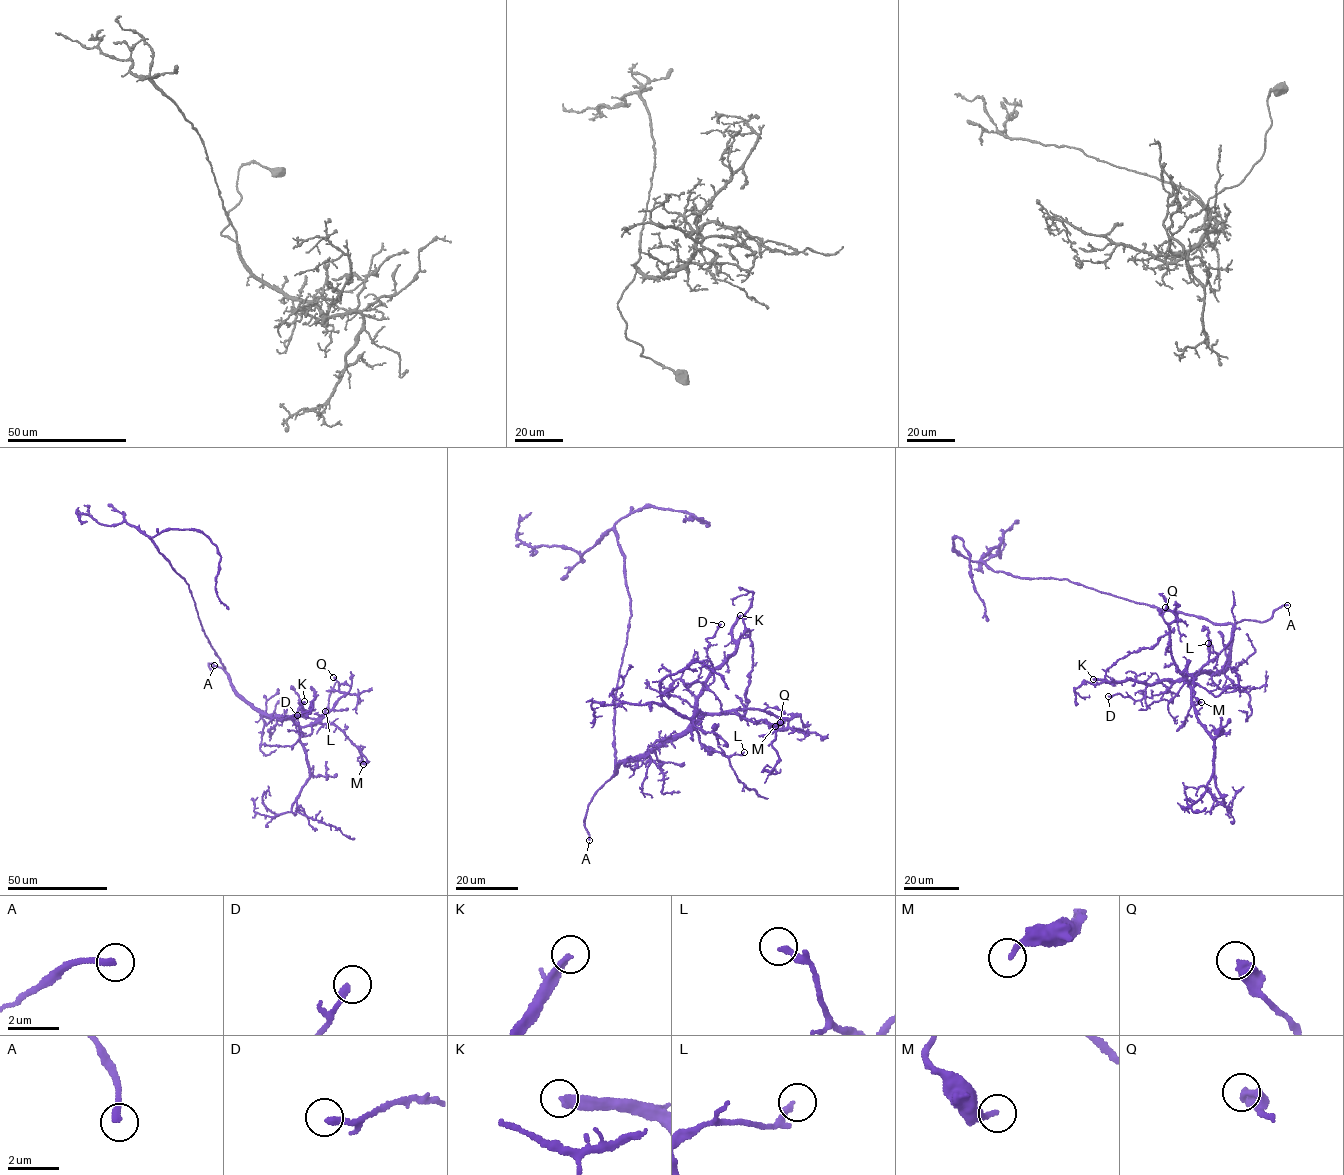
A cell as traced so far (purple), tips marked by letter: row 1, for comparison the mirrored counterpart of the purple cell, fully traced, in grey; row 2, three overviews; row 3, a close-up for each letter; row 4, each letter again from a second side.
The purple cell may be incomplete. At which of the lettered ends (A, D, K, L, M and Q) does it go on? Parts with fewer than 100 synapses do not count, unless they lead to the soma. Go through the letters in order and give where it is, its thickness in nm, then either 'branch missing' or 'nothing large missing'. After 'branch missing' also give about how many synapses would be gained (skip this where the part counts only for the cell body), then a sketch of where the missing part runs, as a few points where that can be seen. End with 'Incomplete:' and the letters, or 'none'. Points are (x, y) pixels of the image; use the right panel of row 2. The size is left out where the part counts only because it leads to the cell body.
A: place (1287, 605); calibre 260 nm; branch missing; course (1287, 605), (1302, 604), (1311, 597), (1319, 583), (1315, 551), (1332, 522), (1326, 518)
D: place (1108, 696); calibre 240 nm; nothing large missing
K: place (1093, 679); calibre 300 nm; branch missing; 120 synapses
L: place (1208, 643); calibre 220 nm; nothing large missing
M: place (1201, 702); calibre 240 nm; nothing large missing
Q: place (1165, 607); calibre 440 nm; nothing large missing
Incomplete: A, K

